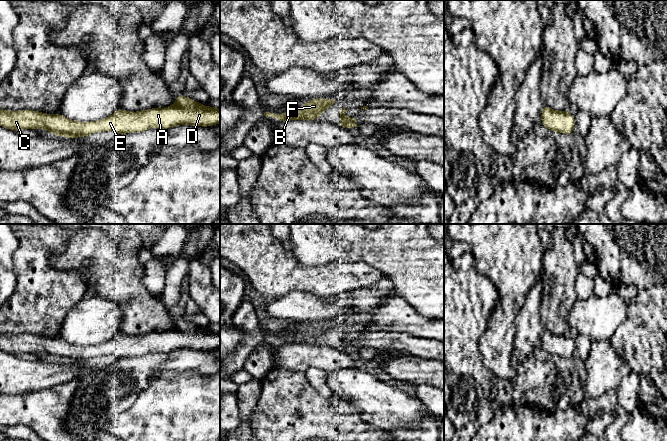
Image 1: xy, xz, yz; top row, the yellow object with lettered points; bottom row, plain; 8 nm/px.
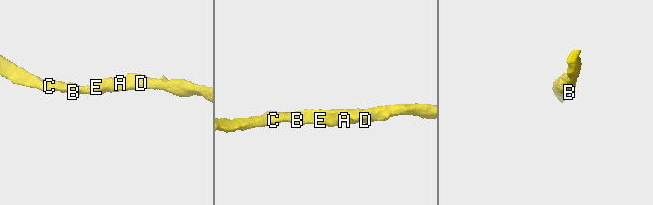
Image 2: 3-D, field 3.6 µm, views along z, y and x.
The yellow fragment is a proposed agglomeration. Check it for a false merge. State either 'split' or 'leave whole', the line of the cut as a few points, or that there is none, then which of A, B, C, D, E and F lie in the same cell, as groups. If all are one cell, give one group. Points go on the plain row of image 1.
leave whole; no cut; A B C D E F

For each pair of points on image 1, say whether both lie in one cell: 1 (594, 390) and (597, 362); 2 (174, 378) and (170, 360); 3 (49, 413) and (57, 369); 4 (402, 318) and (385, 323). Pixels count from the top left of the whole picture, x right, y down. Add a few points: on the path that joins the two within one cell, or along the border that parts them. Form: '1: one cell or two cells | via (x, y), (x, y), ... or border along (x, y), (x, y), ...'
1: one cell | via (597, 383), (597, 369)
2: two cells | border along (195, 368), (181, 371), (163, 370), (152, 377)
3: two cells | border along (77, 379), (71, 379), (47, 388), (31, 391)
4: one cell | via (398, 318), (389, 319)

